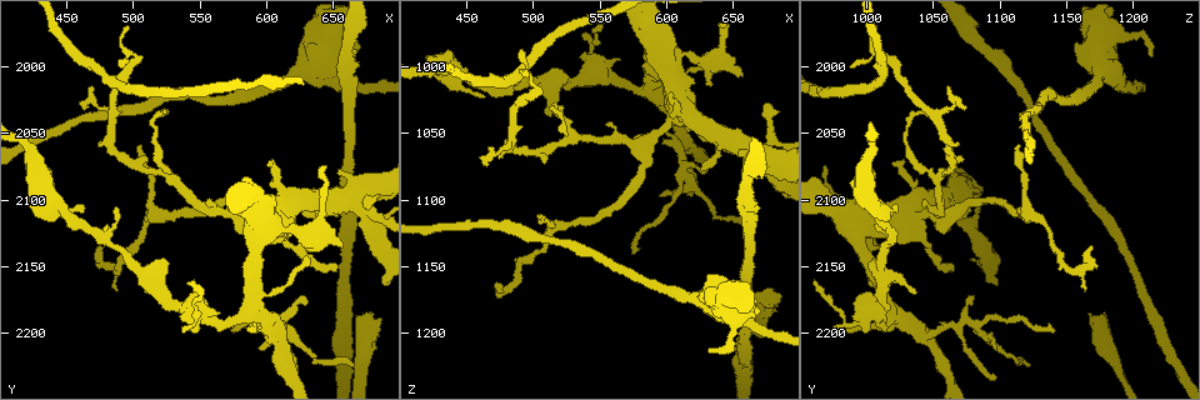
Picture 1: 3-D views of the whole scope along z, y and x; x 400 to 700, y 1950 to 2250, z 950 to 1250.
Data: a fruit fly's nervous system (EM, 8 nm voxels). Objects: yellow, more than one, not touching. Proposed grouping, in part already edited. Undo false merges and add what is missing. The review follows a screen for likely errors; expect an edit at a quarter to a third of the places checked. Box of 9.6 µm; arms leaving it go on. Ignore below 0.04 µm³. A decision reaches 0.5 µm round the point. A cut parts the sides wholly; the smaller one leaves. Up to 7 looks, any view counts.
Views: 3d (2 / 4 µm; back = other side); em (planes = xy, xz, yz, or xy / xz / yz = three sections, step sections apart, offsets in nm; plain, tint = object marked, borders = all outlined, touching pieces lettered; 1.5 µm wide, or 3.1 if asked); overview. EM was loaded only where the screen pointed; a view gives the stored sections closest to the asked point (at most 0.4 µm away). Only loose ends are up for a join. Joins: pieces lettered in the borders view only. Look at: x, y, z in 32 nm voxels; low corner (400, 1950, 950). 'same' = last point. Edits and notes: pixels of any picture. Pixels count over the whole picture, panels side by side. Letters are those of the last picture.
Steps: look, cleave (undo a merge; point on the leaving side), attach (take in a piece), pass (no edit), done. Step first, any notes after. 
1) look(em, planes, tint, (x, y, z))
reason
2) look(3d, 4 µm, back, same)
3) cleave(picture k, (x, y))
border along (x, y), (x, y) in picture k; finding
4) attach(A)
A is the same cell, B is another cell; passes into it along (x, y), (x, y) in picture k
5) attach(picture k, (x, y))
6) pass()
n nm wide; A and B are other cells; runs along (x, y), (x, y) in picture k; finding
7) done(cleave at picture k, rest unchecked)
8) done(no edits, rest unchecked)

look(em, planes, borders, (598, 2206, 1050))
branch stops here

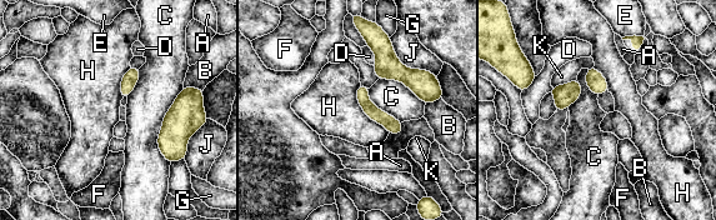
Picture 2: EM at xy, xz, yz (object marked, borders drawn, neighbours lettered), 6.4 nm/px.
pass()
A, B, C, D, E, F, G, H, J and K are other cells; border along (360, 83), (358, 104), (389, 133) in picture 2; none of them fits

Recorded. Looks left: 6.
look(3d, 4 µm, (666, 2102, 1064))
thick turns thin

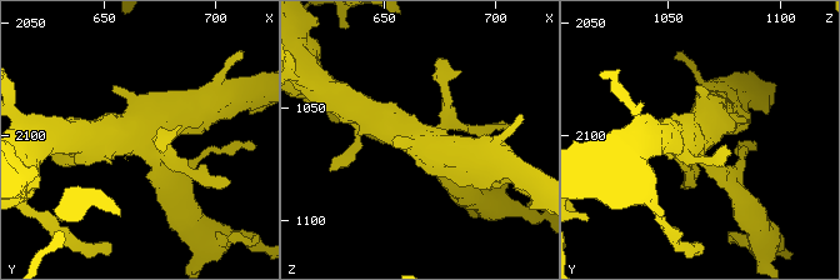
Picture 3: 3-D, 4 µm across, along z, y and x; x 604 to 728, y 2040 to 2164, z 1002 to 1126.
look(em, yz, step 4, tint, (666, 2100, 1063))

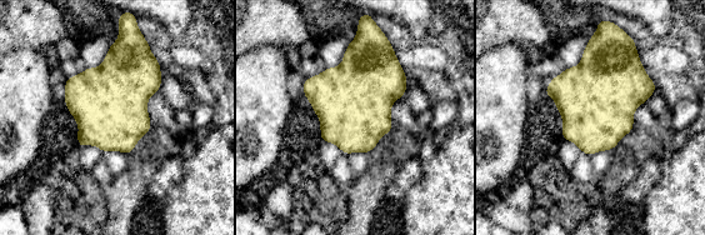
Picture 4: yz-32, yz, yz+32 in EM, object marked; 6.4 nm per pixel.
look(em, planes, borders, same)

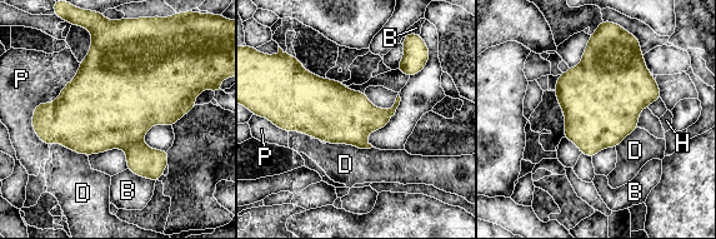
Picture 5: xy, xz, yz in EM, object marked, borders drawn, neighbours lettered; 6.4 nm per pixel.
pass()
B, D, H and P are other cells; border along (80, 63), (34, 108), (44, 144) in picture 5; one neuron here

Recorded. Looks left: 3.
look(3d, 4 µm, (674, 2186, 1166))
an open end

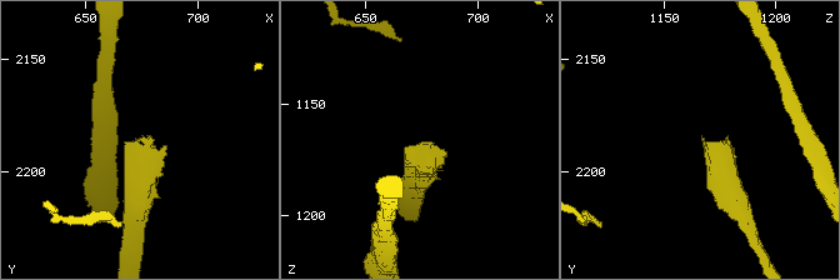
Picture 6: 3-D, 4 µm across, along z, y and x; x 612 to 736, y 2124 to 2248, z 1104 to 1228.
look(em, xy, step 8, tint, (676, 2186, 1167))
need the tissue

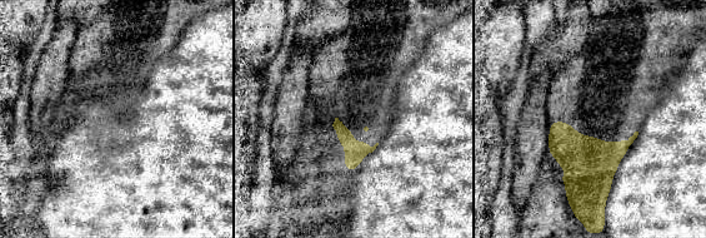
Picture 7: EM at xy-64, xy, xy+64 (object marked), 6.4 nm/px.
look(em, xy, step 8, borders, same)

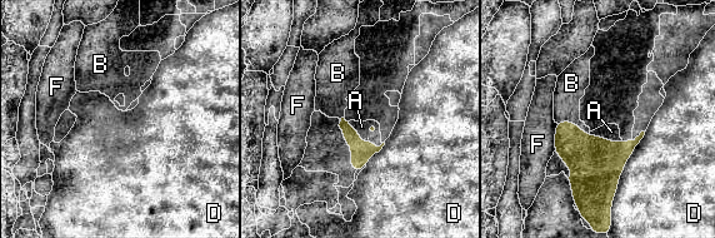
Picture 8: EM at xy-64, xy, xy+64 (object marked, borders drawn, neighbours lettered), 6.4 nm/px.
attach(B)
B is the same cell, A, D and F are other cells; passes into it along (590, 158), (574, 123), (570, 88) in picture 8; the neuron continues

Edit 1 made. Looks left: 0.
done(attach at picture 8, rest unchecked)

